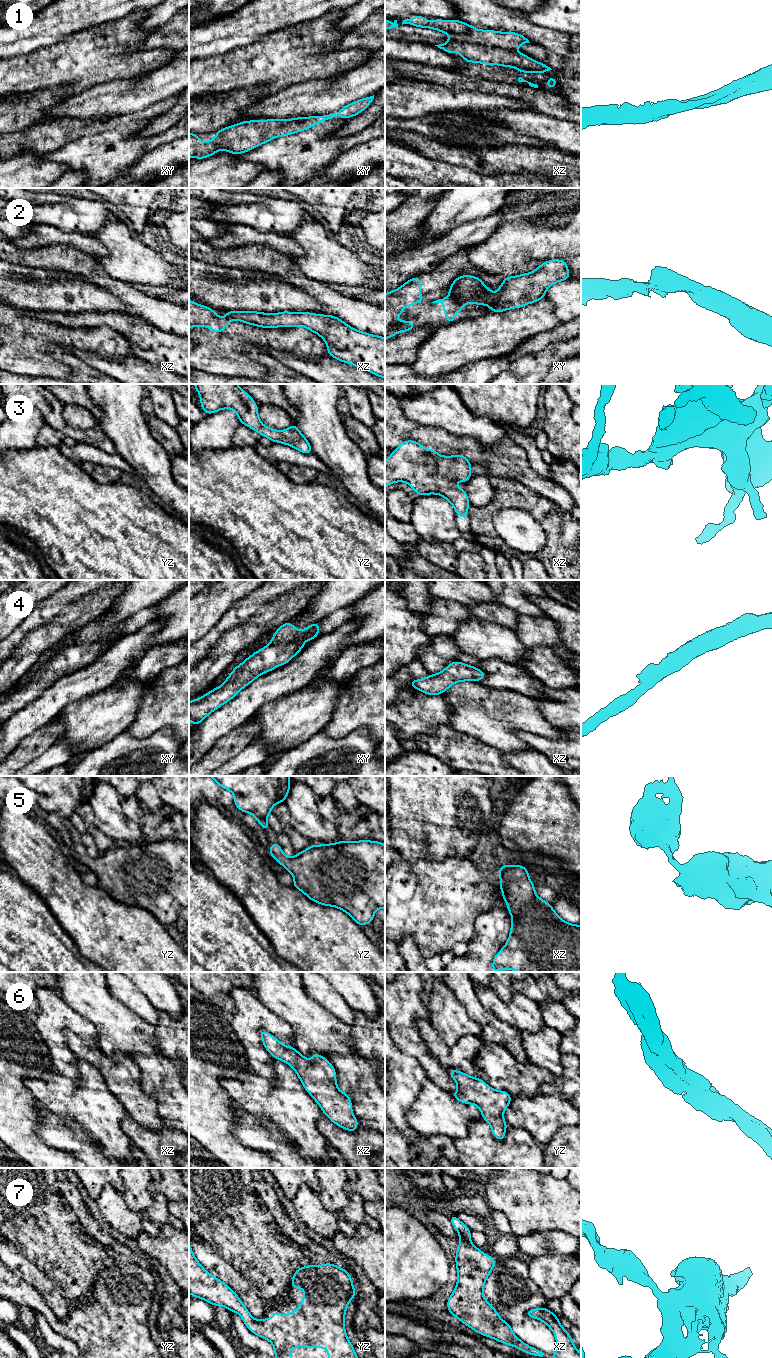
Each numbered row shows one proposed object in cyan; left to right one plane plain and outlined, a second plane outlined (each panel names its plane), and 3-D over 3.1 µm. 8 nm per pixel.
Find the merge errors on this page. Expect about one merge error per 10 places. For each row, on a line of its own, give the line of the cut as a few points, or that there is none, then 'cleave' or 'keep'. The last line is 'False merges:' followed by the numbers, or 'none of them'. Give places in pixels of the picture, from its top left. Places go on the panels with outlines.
1: cut none; keep
2: cut xy (451, 296), (462, 304); cleave
3: cut none; keep
4: cut none; keep
5: cut none; keep
6: cut none; keep
7: cut none; keep
False merges: 2

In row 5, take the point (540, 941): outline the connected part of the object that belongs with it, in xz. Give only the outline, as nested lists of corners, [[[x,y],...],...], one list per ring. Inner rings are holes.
[[[502,865],[499,869],[502,898],[512,916],[509,939],[493,958],[492,971],[581,972],[581,925],[561,919],[551,904],[539,898],[529,872],[523,865]]]

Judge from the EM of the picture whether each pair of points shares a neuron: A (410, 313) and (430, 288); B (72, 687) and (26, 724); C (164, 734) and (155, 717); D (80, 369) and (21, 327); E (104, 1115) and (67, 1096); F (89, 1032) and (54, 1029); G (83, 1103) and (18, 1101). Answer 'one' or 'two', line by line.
A: one
B: one
C: two
D: two
E: one
F: one
G: two

